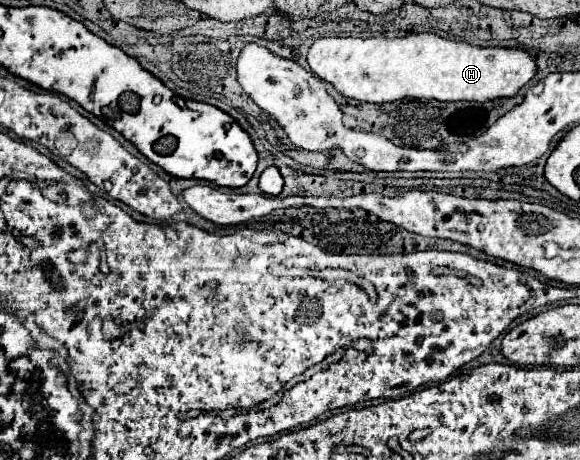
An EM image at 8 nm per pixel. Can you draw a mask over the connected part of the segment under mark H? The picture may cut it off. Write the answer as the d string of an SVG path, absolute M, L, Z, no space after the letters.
M411 33L393 39L323 37L311 45L307 63L317 77L331 83L339 93L367 103L391 103L407 97L485 103L515 97L537 71L535 61L523 49L473 47L433 33Z

